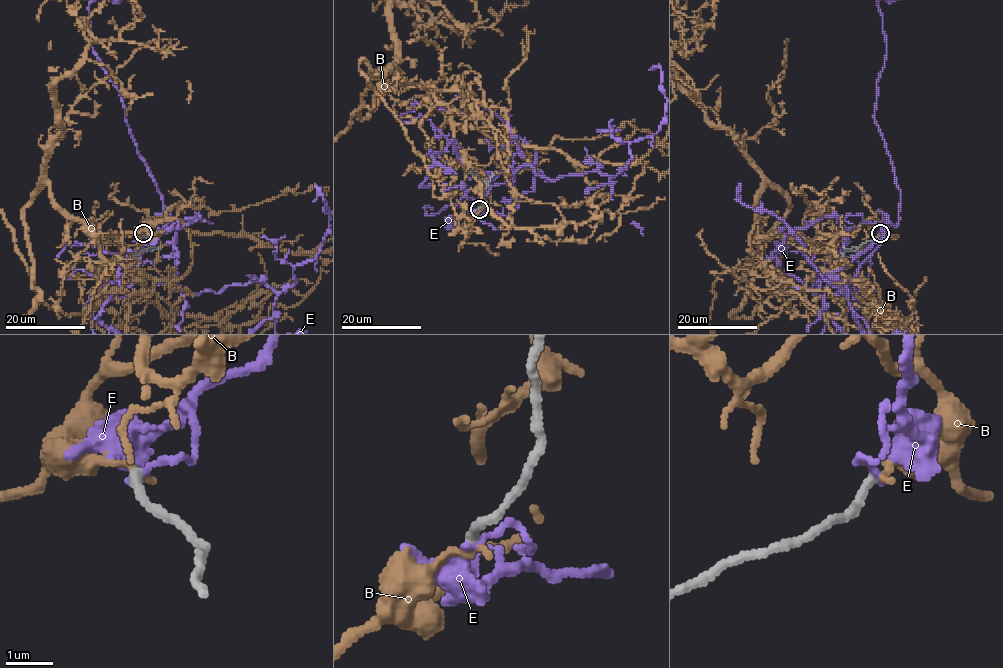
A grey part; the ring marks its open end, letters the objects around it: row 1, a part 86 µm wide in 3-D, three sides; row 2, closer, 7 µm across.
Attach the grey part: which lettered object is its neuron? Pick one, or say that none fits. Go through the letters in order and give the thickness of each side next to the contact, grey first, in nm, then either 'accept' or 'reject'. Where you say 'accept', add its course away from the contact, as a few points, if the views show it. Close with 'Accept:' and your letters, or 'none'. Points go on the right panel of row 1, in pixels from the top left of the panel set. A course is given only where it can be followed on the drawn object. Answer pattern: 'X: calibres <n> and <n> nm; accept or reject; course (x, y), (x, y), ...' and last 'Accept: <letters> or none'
B: calibres 200 and 150 nm; reject
E: calibres 200 and 140 nm; reject
Accept: none

